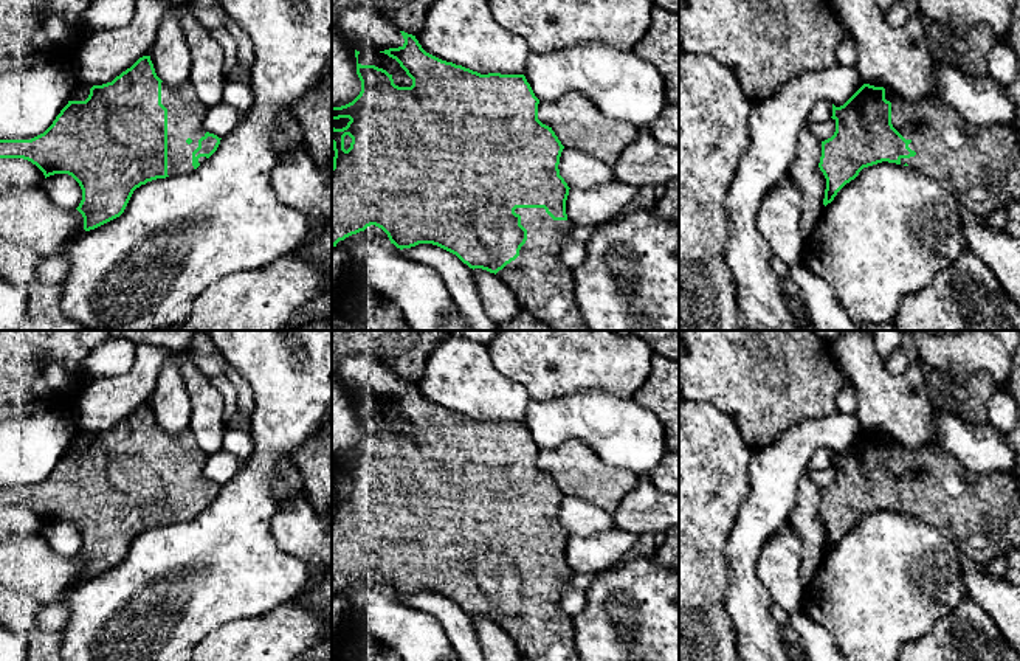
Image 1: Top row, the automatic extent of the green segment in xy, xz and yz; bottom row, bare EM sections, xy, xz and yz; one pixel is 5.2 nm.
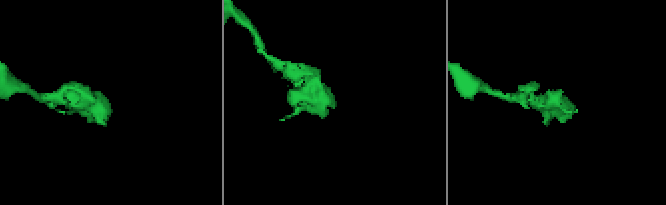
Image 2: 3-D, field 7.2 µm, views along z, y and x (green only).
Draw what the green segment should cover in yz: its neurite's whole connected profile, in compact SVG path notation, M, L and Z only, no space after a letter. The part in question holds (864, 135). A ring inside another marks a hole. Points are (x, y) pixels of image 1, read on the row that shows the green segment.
M863 84L843 106L832 104L836 132L822 141L818 168L826 178L823 205L834 200L837 192L854 180L863 168L888 161L910 166L942 185L961 205L964 214L987 219L995 208L1008 208L1020 197L1020 141L1012 126L973 126L946 102L930 98L910 101L893 88Z

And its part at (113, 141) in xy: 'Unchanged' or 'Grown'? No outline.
Grown

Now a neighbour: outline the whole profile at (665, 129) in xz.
M667 104L648 130L662 144L679 149L679 106Z

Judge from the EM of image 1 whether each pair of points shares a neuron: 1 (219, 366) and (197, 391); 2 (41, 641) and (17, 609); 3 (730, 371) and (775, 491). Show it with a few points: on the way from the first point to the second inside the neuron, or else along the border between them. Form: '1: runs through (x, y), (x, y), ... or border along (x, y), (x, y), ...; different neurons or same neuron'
1: border along (185, 352), (210, 379); different neurons
2: runs through (34, 633), (20, 616); same neuron
3: border along (780, 435), (771, 444), (752, 450); different neurons

